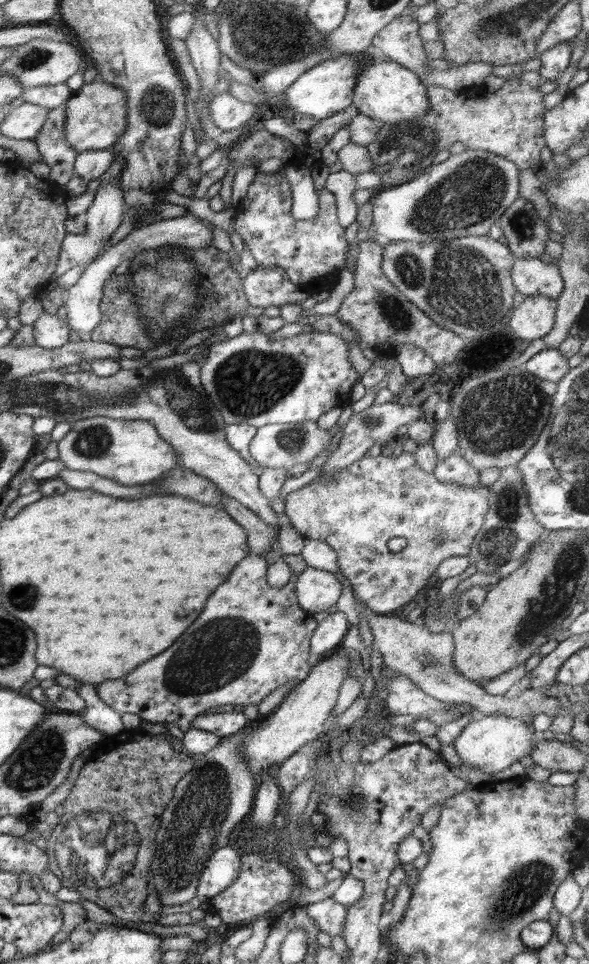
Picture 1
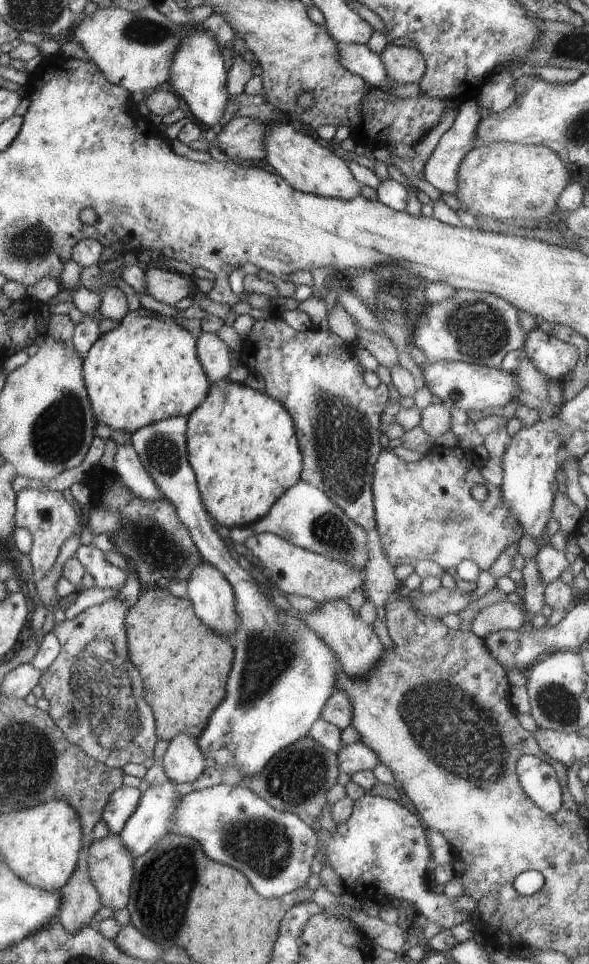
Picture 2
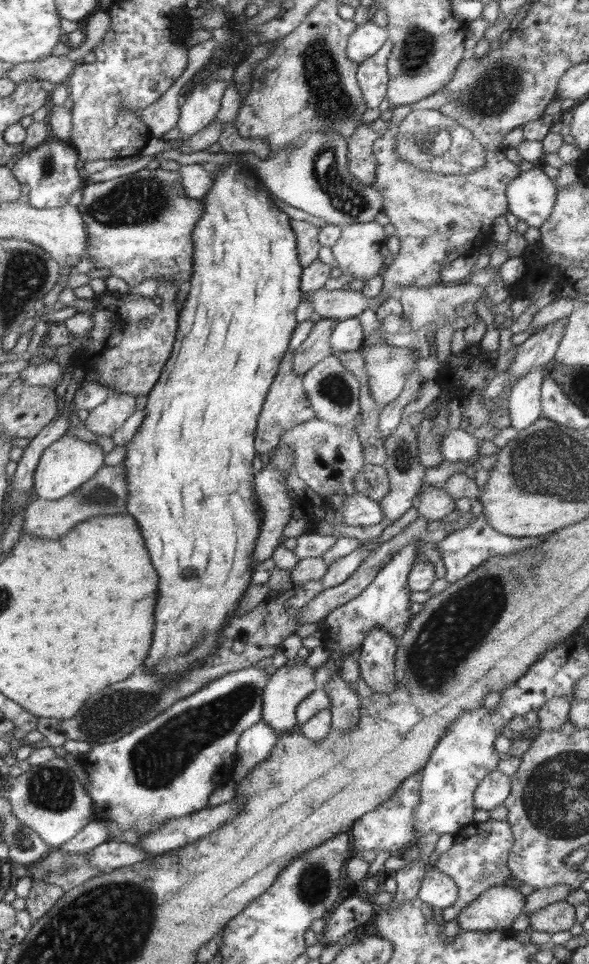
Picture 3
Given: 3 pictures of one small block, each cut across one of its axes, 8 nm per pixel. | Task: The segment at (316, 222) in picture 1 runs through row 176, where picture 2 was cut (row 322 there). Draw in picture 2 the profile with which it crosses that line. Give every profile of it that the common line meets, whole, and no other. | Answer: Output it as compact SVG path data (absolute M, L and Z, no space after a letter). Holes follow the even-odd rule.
M267 314L264 318L256 319L241 344L239 362L249 368L253 374L260 374L264 378L264 392L274 400L281 402L290 412L298 446L303 458L300 479L322 489L334 504L337 504L357 525L367 532L369 559L366 563L364 584L367 599L379 607L388 604L397 595L402 582L394 576L394 567L388 562L380 542L380 535L375 523L375 508L371 482L373 481L374 465L383 451L384 435L380 429L380 414L386 408L389 393L387 386L382 383L373 389L364 383L364 369L354 358L352 345L347 345L329 329L312 328L306 332L294 330L283 318L277 314Z

